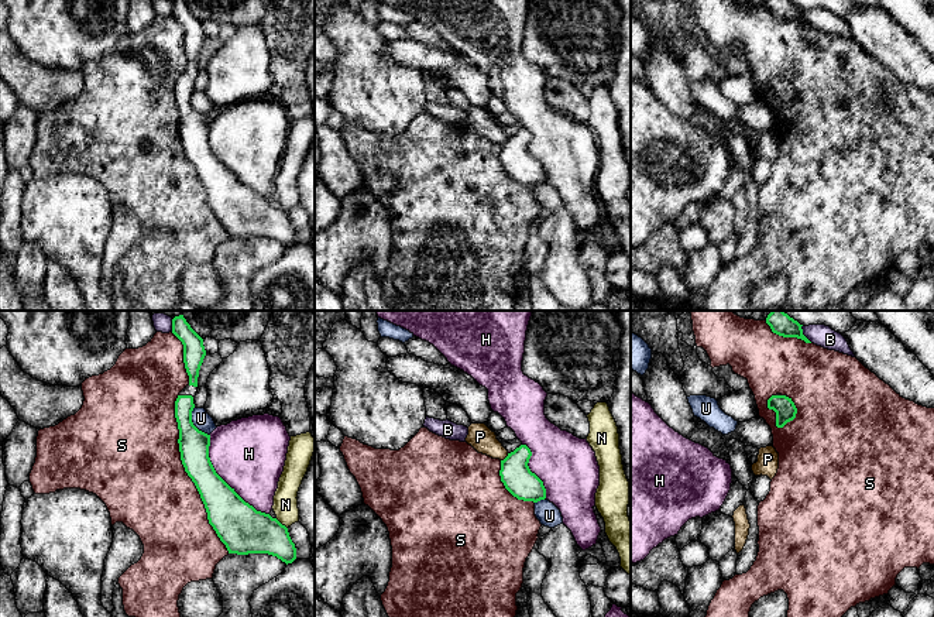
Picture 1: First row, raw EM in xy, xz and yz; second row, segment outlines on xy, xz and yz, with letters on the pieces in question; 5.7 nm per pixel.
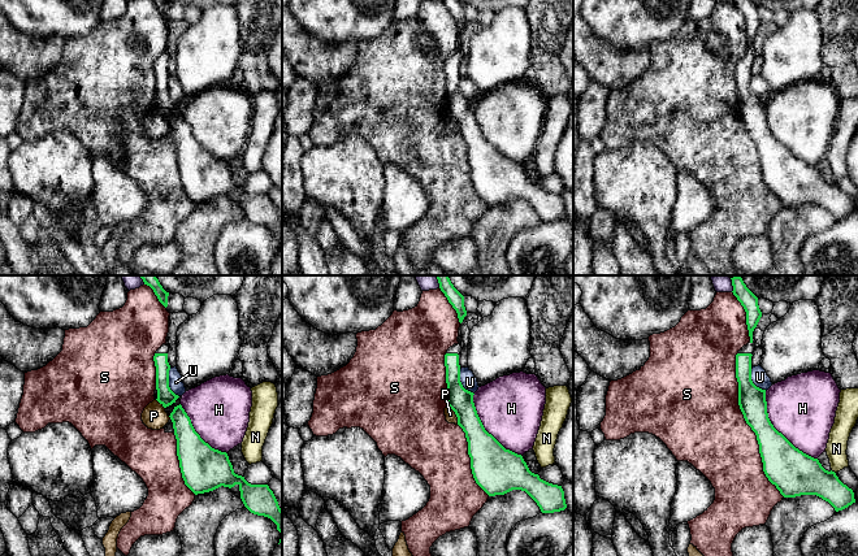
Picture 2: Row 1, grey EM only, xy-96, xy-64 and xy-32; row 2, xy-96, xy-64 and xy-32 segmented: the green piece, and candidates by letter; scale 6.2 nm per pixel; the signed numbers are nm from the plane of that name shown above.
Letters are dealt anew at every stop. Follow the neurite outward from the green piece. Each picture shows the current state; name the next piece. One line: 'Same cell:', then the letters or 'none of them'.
Same cell: none of them

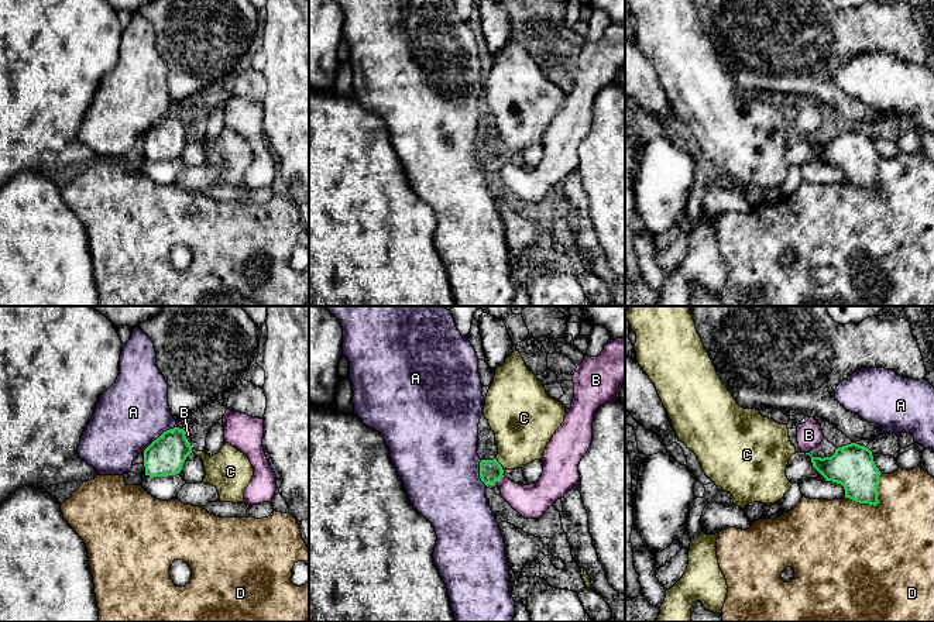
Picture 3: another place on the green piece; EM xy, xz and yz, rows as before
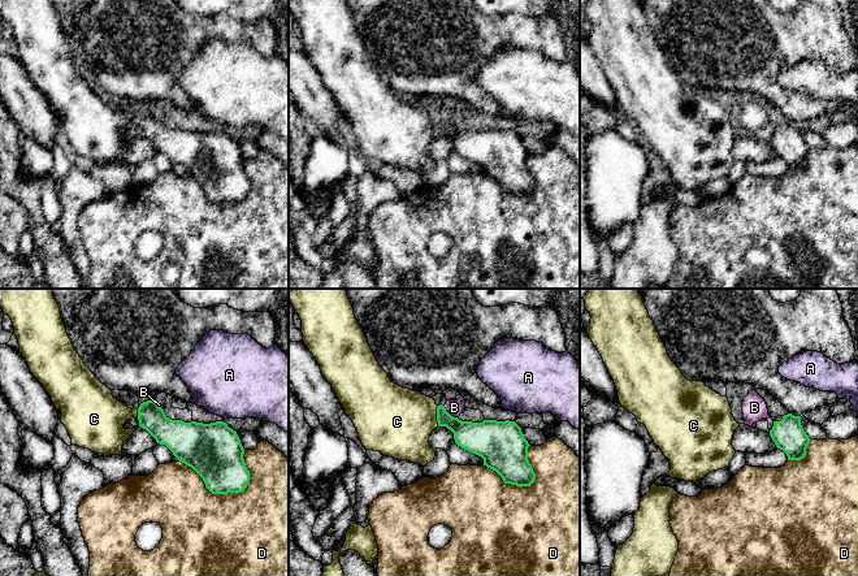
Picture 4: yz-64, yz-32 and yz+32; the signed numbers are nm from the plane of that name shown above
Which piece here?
Same cell: B

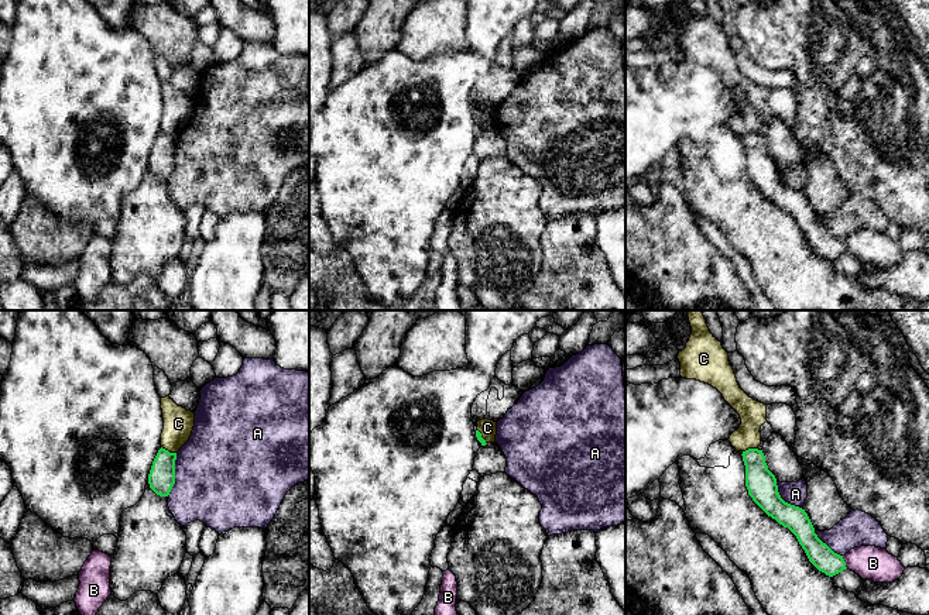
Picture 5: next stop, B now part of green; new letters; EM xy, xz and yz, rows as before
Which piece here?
Same cell: none of them

